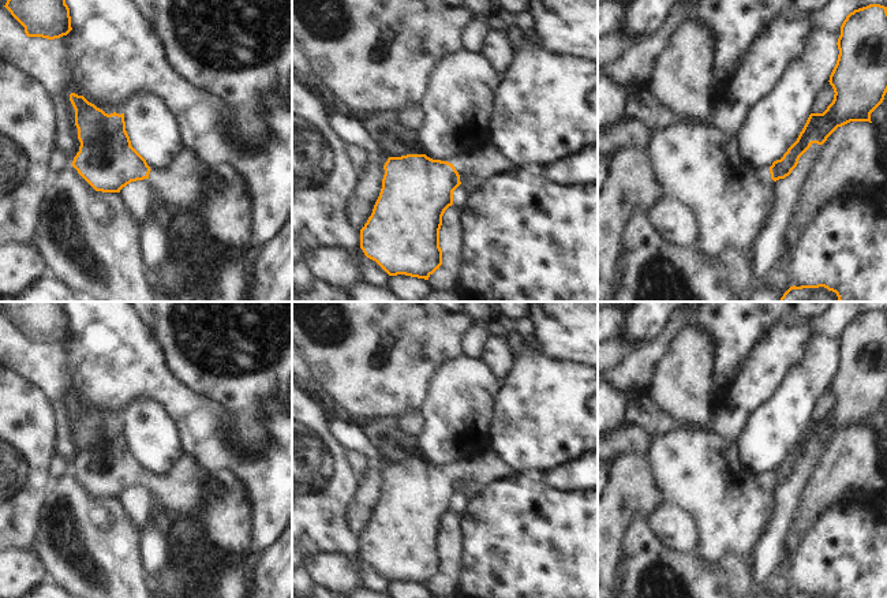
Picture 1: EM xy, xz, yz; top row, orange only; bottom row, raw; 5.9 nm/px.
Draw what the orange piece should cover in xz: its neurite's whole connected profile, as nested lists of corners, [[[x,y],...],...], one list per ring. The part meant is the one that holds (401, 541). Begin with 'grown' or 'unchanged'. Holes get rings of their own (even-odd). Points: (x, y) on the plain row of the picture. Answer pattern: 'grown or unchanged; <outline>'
grown; [[[494,451],[453,470],[426,460],[389,463],[379,502],[360,535],[360,554],[389,582],[428,586],[442,571],[439,535],[460,481],[472,478],[487,486],[517,474]]]

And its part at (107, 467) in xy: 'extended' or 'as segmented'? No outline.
extended

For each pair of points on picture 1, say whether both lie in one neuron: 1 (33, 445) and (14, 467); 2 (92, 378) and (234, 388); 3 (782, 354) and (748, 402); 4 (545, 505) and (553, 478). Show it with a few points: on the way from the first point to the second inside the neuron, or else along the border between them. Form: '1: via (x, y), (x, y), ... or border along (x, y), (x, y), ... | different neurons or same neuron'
1: via (27, 451), (17, 462) | same neuron
2: border along (168, 361), (183, 381), (217, 400) | different neurons
3: via (770, 365), (751, 389) | same neuron
4: border along (536, 477), (560, 489), (582, 490) | different neurons

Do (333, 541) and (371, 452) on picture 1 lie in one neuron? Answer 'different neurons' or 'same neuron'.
different neurons

